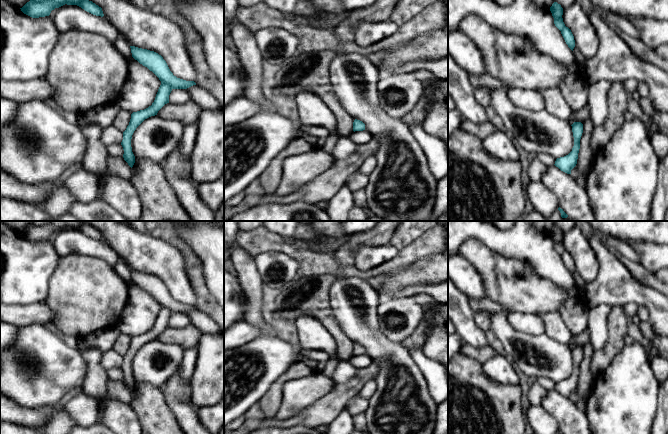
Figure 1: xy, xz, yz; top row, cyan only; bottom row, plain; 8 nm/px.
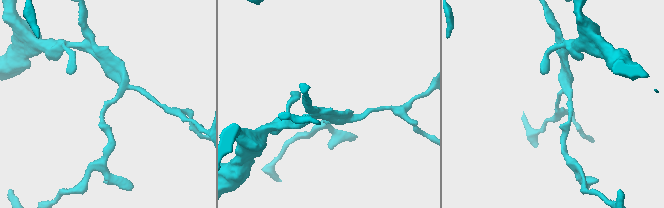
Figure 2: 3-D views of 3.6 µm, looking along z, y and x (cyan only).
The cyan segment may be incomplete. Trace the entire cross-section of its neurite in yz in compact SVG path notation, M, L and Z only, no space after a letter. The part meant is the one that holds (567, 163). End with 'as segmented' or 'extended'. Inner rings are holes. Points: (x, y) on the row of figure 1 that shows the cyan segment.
M574 122L571 126L574 137L574 146L572 151L564 157L557 158L554 164L561 171L567 174L571 174L571 170L577 164L578 153L580 149L580 139L583 133L583 124L581 122Z | as segmented

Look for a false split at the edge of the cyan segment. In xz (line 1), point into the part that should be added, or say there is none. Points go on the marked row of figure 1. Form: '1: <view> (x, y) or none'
1: none

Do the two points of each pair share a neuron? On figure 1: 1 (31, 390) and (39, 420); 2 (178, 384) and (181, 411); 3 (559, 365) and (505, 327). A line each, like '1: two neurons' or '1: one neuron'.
1: two neurons
2: one neuron
3: one neuron

